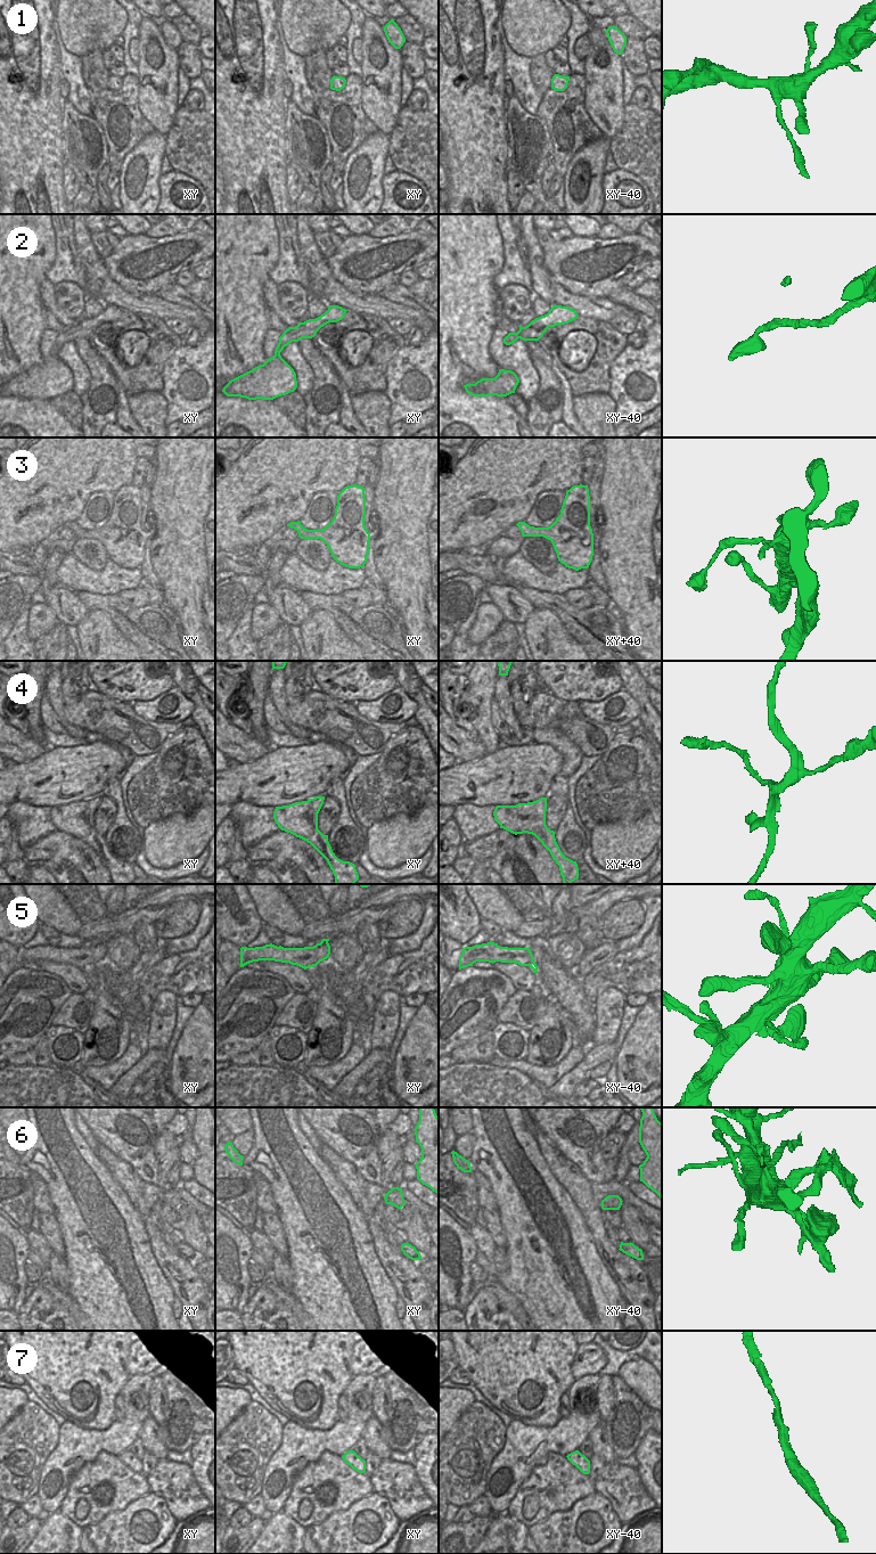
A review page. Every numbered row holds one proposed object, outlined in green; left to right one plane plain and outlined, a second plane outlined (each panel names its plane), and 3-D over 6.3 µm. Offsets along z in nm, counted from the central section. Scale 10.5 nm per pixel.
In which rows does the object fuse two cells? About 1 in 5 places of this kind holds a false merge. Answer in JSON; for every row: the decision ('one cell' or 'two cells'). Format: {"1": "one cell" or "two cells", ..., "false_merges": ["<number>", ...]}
{"1": "two cells", "2": "one cell", "3": "one cell", "4": "one cell", "5": "one cell", "6": "one cell", "7": "one cell", "false_merges": ["1"]}

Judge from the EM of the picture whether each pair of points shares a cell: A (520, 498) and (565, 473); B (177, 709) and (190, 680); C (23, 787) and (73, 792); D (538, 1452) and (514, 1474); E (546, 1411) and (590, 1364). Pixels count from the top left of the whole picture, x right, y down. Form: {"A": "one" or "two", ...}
{"A": "one", "B": "two", "C": "one", "D": "one", "E": "two"}

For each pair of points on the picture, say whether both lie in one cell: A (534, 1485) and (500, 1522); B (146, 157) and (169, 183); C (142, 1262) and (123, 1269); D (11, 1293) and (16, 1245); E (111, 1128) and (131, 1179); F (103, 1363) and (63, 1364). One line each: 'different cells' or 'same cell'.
A: different cells
B: different cells
C: same cell
D: same cell
E: different cells
F: same cell

